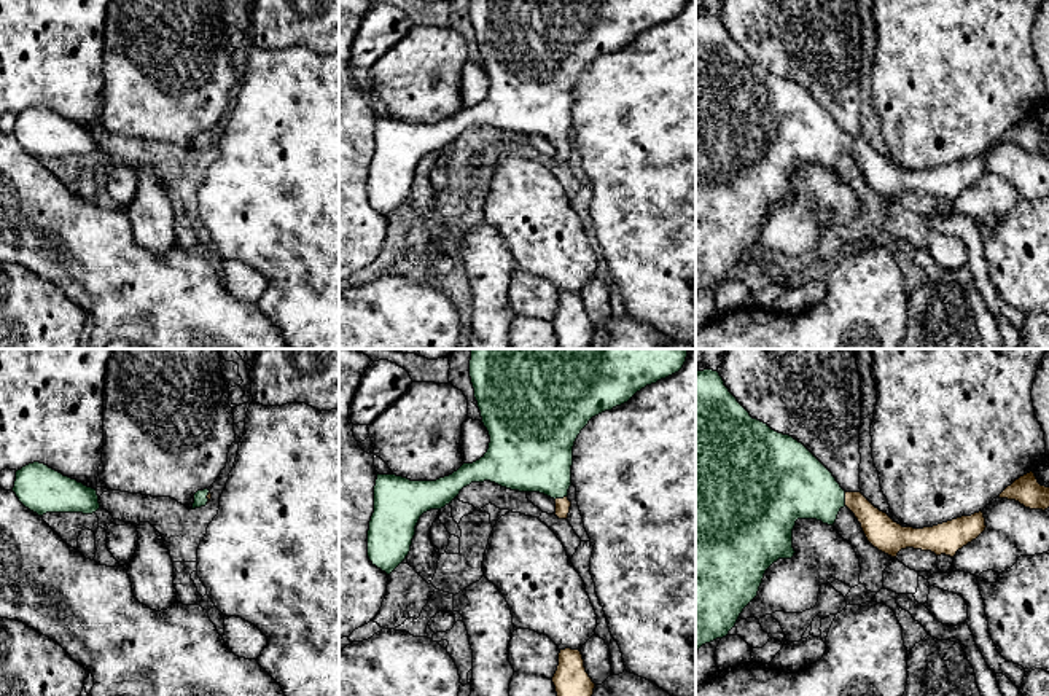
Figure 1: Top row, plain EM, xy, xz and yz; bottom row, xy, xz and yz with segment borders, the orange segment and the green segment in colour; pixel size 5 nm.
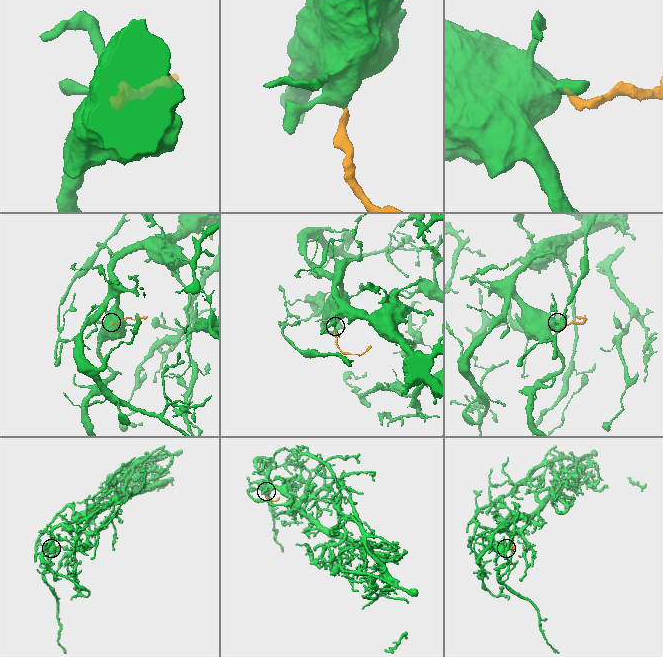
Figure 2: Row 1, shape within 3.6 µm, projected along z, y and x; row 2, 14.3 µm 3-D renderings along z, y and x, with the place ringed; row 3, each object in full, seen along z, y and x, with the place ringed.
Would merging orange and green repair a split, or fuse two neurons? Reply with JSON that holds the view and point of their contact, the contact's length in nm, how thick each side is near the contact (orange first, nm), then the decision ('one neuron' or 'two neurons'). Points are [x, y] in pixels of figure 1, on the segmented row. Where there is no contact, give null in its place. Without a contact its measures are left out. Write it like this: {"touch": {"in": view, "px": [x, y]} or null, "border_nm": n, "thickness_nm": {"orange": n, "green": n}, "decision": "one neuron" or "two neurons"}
{"touch": {"in": "yz", "px": [846, 499]}, "border_nm": 70, "thickness_nm": {"orange": 170, "green": 340}, "decision": "one neuron"}

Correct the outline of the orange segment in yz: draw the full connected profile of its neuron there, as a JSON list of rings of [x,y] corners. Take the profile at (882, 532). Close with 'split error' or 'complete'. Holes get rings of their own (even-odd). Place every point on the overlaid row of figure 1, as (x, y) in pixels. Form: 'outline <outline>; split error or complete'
outline [[[718,371],[696,373],[696,650],[723,639],[735,626],[743,608],[758,596],[766,570],[778,559],[791,559],[793,529],[797,519],[817,519],[834,526],[839,511],[847,506],[868,538],[879,551],[896,559],[906,548],[931,551],[953,557],[958,549],[985,530],[984,513],[961,516],[933,527],[903,527],[875,508],[861,492],[845,492],[833,473],[797,440],[772,430],[753,419],[724,385]]]; split error

